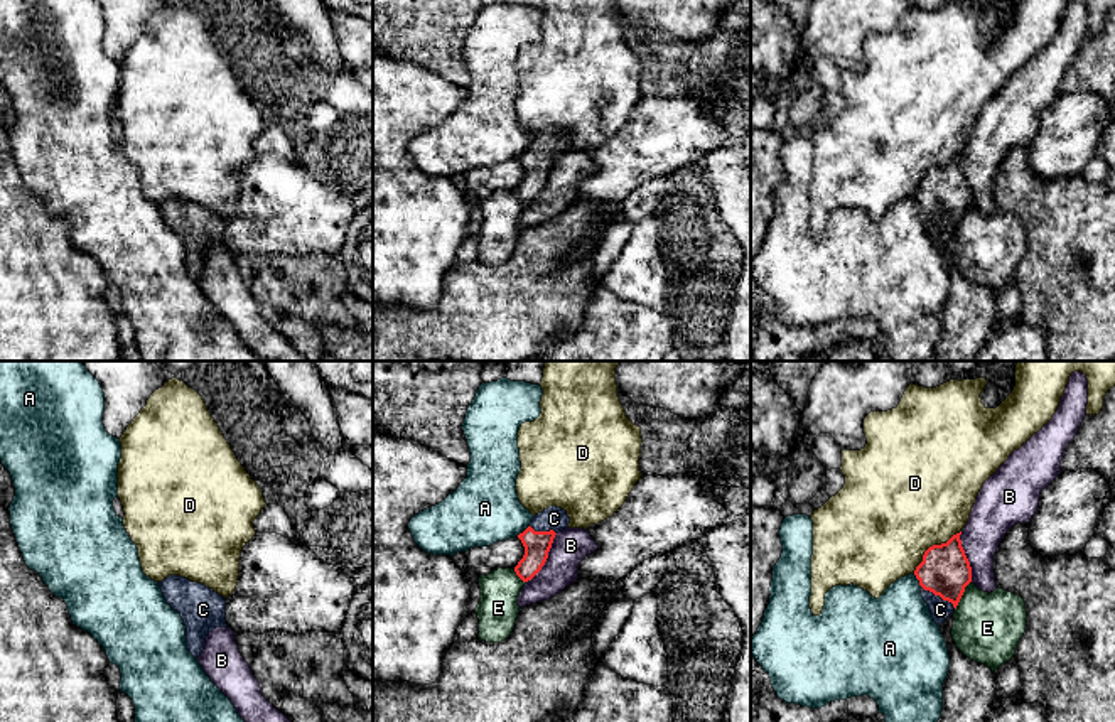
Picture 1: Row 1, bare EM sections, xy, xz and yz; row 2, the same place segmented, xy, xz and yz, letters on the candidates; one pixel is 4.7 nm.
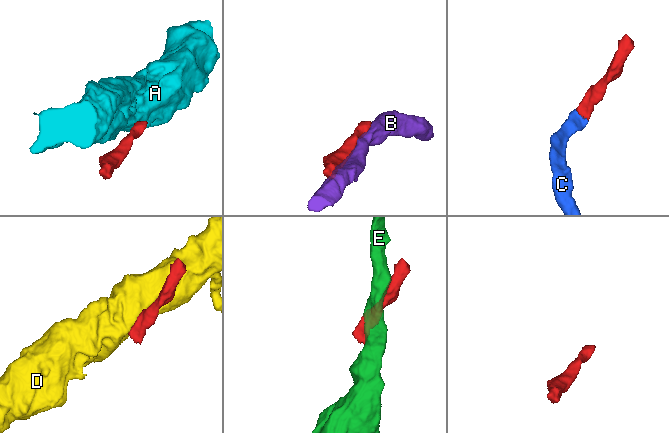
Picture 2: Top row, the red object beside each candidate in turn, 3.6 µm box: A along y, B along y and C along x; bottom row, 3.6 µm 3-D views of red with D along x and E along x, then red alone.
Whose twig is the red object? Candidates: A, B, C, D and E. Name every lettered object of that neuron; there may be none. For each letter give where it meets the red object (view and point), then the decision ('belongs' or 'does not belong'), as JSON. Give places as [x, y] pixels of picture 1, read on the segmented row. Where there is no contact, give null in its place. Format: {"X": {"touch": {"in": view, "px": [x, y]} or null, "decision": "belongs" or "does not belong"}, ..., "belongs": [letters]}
{"A": {"touch": {"in": "xz", "px": [523, 532]}, "decision": "does not belong"}, "B": {"touch": {"in": "xz", "px": [547, 557]}, "decision": "does not belong"}, "C": {"touch": {"in": "yz", "px": [938, 594]}, "decision": "belongs"}, "D": {"touch": {"in": "yz", "px": [933, 545]}, "decision": "does not belong"}, "E": {"touch": {"in": "yz", "px": [962, 594]}, "decision": "does not belong"}, "belongs": ["C"]}

